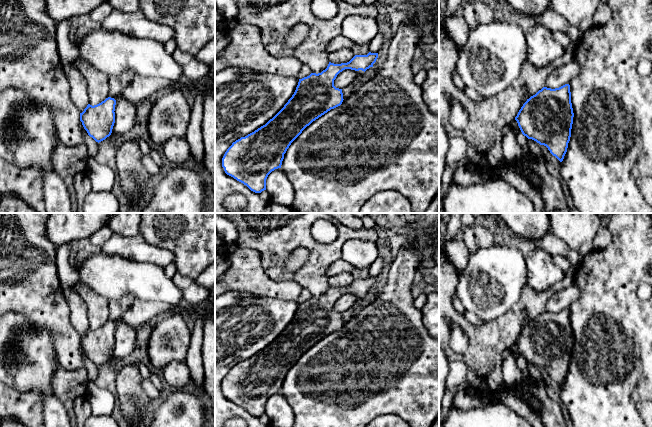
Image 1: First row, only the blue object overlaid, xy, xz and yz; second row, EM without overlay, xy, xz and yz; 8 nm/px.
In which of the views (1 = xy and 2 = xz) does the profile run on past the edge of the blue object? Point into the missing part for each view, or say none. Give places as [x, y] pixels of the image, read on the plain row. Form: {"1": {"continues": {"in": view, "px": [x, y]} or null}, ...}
{"1": {"continues": null}, "2": {"continues": null}}

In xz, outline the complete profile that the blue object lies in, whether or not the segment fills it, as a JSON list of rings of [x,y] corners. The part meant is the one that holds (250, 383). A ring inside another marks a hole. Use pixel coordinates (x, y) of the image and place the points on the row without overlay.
[[[378,277],[355,279],[349,286],[334,288],[329,286],[321,297],[311,297],[299,303],[292,321],[284,331],[265,349],[232,367],[222,382],[222,391],[227,399],[246,409],[251,415],[261,417],[266,414],[266,403],[275,393],[281,392],[284,378],[291,367],[313,345],[343,326],[342,313],[334,310],[337,299],[345,293],[366,295],[378,282]]]

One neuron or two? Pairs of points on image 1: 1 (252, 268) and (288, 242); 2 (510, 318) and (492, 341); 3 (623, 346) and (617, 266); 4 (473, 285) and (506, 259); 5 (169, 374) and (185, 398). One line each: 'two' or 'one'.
1: two
2: one
3: one
4: one
5: two

